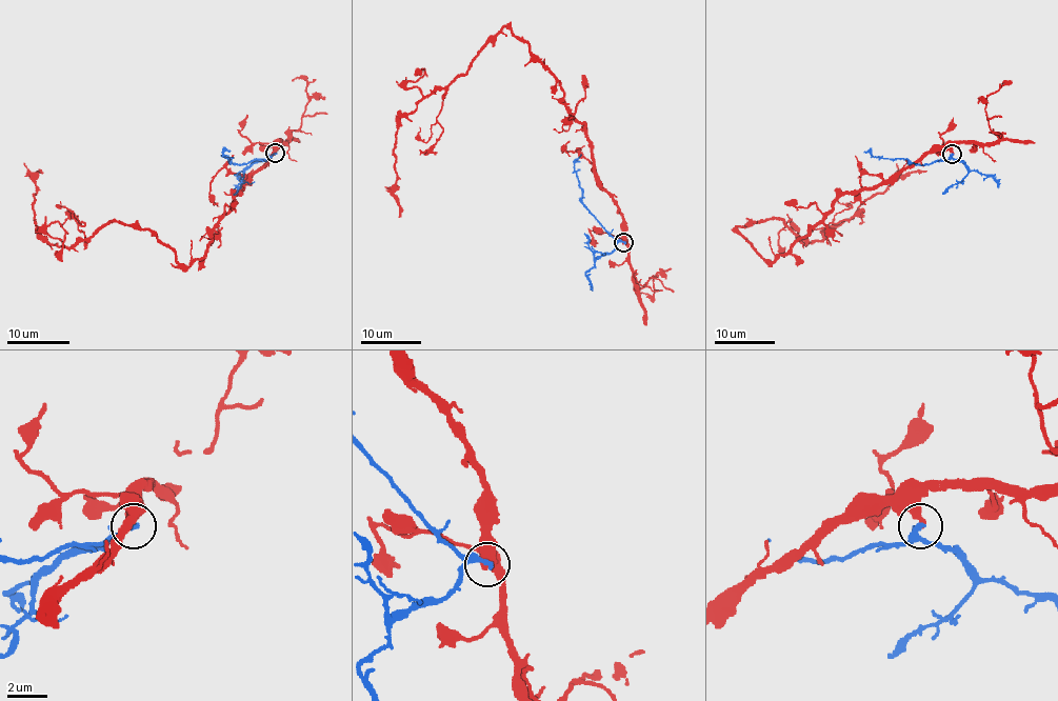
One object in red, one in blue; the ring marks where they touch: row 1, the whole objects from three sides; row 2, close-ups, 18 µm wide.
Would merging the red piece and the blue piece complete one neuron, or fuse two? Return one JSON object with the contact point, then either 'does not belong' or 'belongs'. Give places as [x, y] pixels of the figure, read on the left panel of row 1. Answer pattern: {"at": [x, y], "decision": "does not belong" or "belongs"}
{"at": [275, 153], "decision": "does not belong"}

